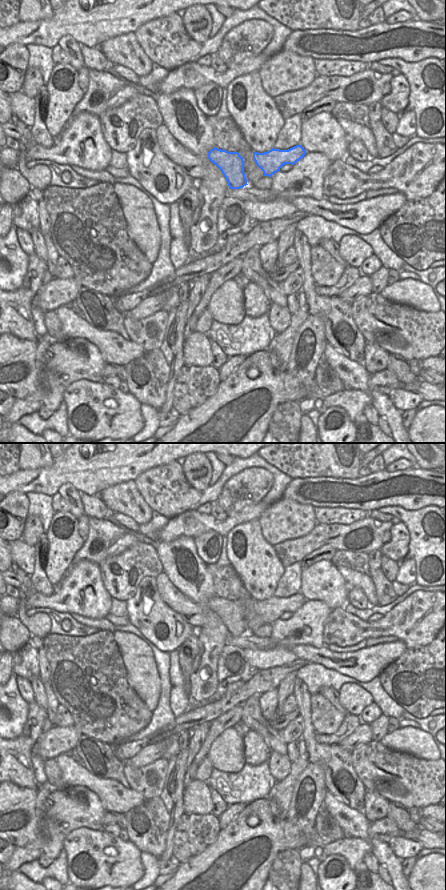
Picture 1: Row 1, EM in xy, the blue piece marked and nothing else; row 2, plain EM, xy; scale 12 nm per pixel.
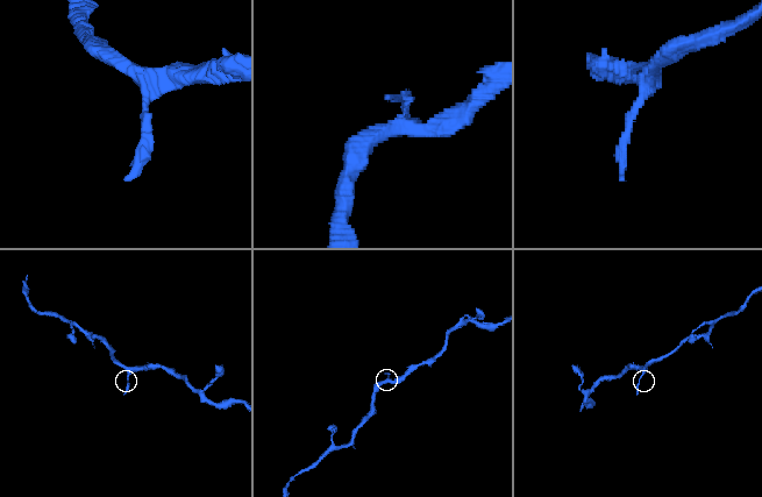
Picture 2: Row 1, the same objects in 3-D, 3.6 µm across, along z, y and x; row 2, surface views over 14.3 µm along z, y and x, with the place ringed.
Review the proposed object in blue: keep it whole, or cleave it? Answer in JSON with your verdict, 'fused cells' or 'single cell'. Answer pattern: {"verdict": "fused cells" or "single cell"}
{"verdict": "single cell"}

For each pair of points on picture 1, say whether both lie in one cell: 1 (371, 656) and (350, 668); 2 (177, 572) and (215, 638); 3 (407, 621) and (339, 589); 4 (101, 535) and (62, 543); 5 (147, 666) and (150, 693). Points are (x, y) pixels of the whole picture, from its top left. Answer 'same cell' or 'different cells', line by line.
1: same cell
2: same cell
3: different cells
4: different cells
5: same cell

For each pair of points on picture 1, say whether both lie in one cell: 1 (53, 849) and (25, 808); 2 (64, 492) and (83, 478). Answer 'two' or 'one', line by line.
1: one
2: two

